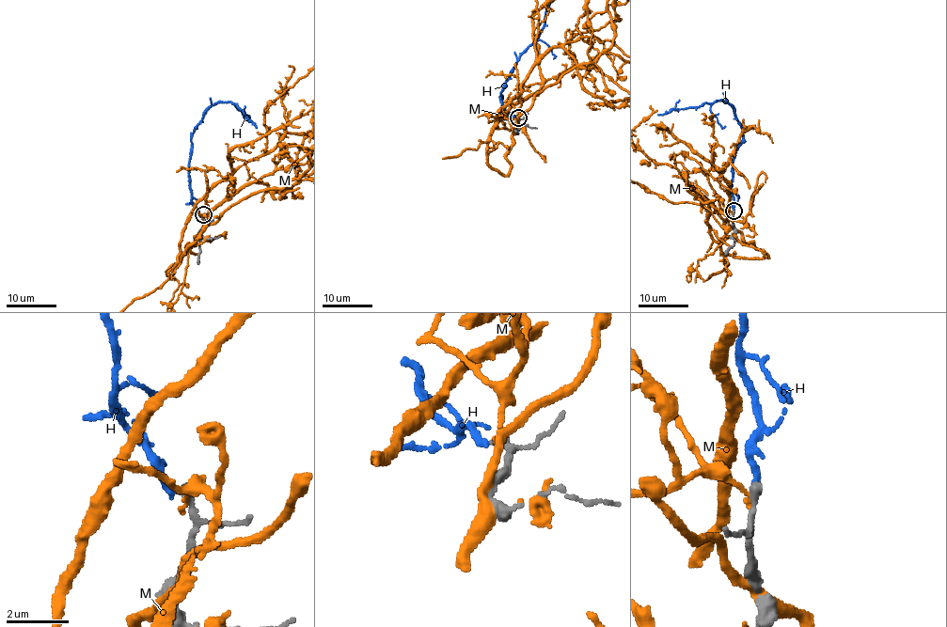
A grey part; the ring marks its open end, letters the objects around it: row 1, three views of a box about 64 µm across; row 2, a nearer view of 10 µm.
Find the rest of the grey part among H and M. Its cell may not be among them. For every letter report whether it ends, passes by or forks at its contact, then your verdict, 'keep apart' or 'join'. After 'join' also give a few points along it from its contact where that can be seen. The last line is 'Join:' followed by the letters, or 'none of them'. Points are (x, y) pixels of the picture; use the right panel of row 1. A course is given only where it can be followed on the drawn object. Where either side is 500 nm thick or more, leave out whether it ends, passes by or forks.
H: it ends | keep apart
M: it ends | keep apart
Join: none of them

